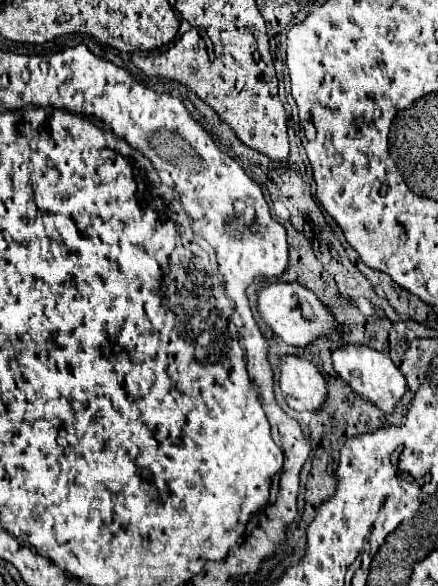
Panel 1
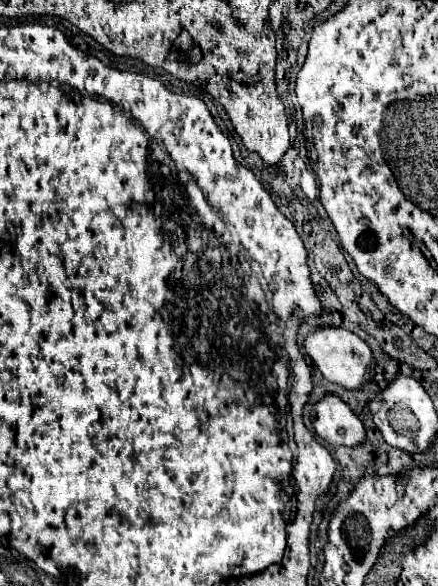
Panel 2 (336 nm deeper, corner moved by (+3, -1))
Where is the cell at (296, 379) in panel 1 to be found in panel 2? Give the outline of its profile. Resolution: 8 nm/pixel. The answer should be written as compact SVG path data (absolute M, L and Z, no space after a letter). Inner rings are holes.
M325 395L315 405L313 427L317 435L331 445L357 447L367 439L365 427L359 417L349 409L347 403L343 403L335 395Z

